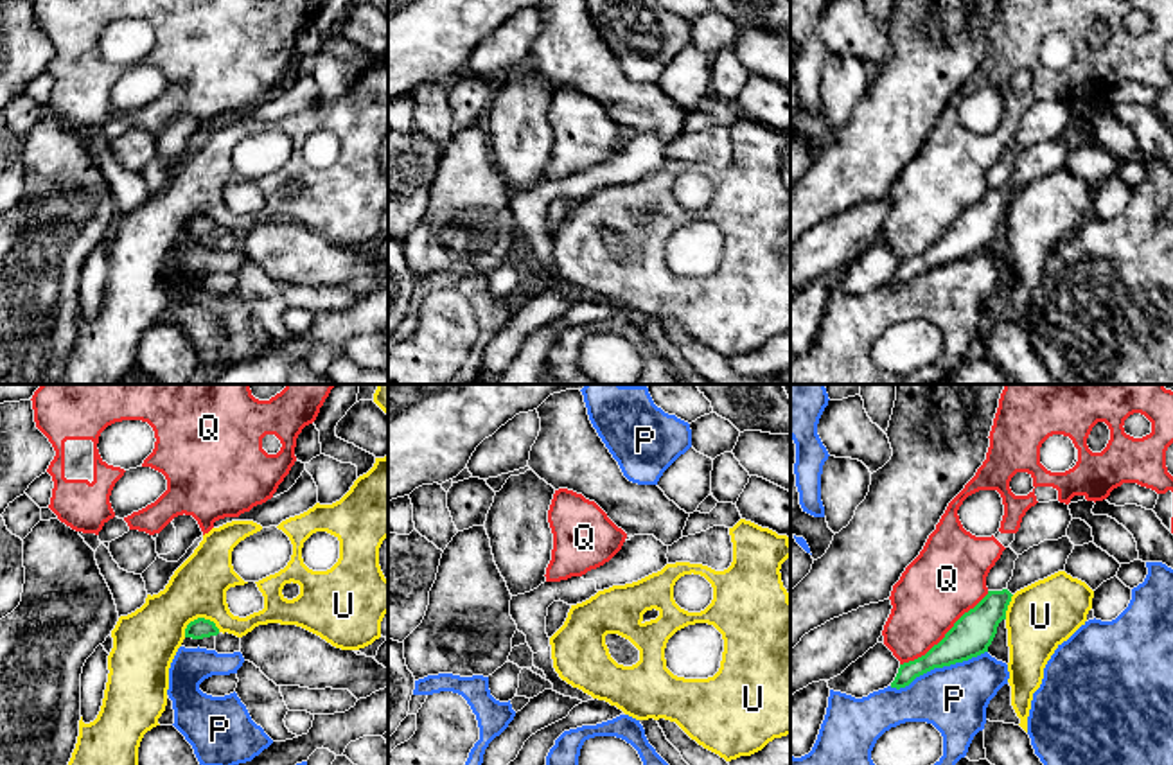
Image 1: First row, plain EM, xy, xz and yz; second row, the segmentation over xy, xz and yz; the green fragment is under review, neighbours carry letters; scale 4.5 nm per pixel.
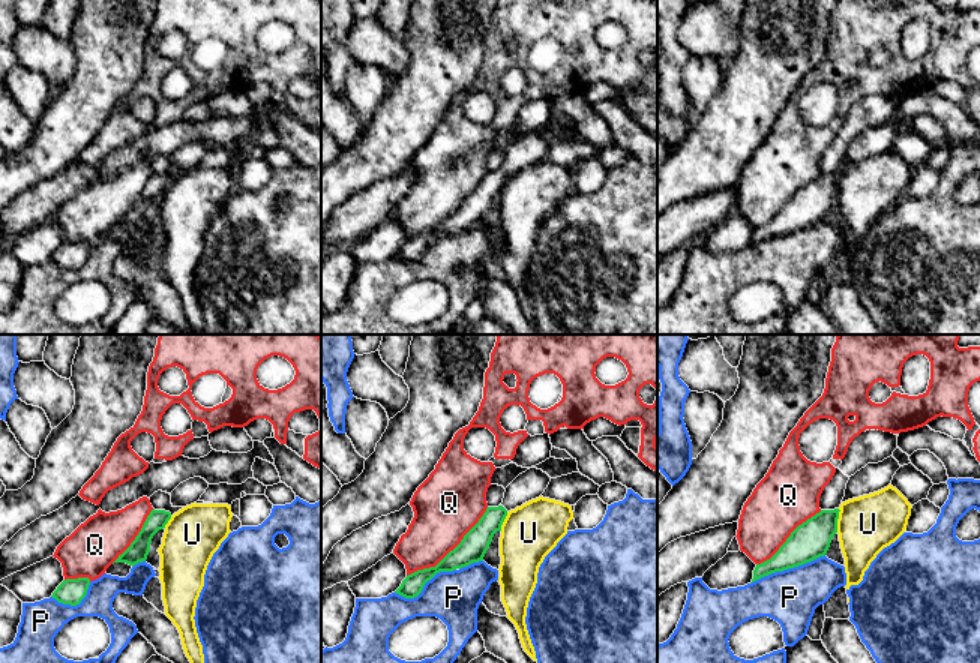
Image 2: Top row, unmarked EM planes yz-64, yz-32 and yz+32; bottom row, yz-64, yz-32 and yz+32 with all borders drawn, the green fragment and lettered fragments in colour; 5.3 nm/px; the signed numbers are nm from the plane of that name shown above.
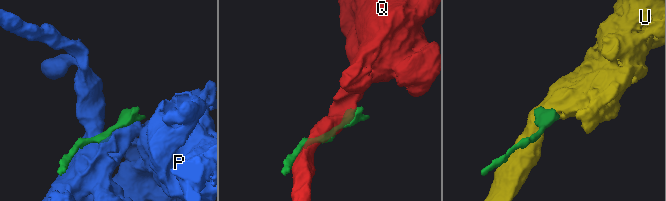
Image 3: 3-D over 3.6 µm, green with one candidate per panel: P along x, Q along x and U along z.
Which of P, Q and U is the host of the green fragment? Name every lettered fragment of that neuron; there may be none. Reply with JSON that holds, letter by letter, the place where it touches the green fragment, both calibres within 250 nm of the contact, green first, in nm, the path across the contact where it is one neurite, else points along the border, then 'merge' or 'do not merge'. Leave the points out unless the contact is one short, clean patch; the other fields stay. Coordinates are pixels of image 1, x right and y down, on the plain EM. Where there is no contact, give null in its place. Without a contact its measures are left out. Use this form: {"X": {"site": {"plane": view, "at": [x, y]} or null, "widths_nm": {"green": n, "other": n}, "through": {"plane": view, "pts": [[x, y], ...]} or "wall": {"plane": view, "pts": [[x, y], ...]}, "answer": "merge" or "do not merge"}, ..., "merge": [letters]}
{"P": {"site": {"plane": "yz", "at": [938, 264]}, "widths_nm": {"green": 190, "other": 300}, "answer": "do not merge"}, "Q": {"site": {"plane": "yz", "at": [945, 232]}, "widths_nm": {"green": 190, "other": 340}, "answer": "do not merge"}, "U": {"site": {"plane": "xy", "at": [198, 216]}, "widths_nm": {"green": 90, "other": 280}, "wall": {"plane": "xy", "pts": [[220, 228], [212, 219], [194, 216], [184, 234]]}, "answer": "do not merge"}, "merge": []}

